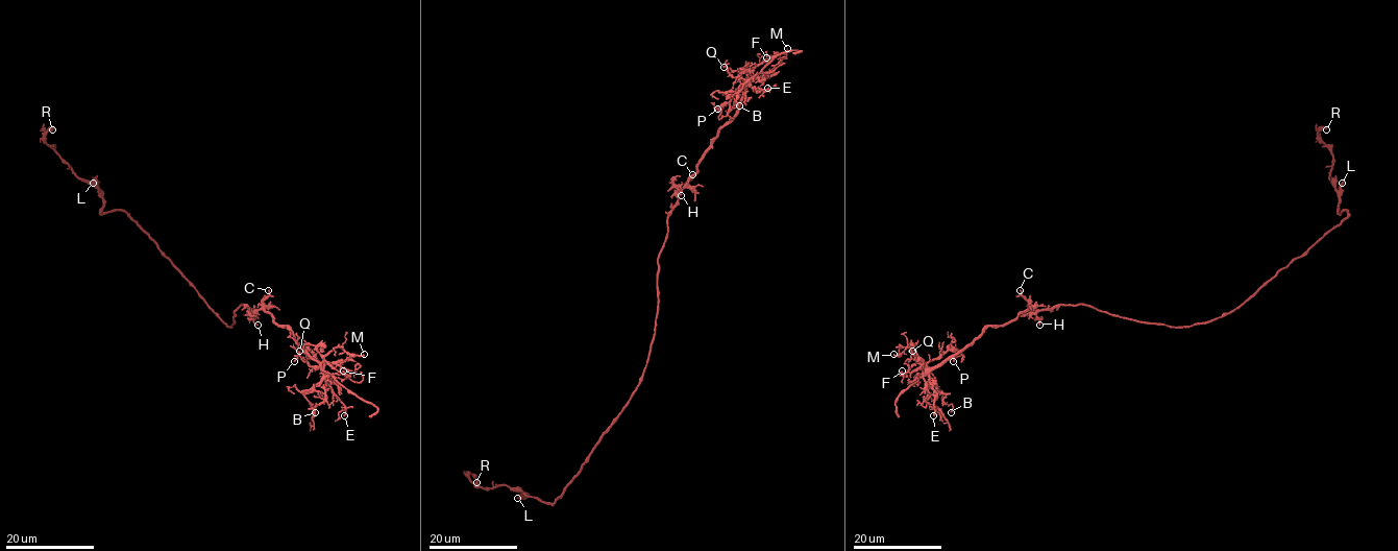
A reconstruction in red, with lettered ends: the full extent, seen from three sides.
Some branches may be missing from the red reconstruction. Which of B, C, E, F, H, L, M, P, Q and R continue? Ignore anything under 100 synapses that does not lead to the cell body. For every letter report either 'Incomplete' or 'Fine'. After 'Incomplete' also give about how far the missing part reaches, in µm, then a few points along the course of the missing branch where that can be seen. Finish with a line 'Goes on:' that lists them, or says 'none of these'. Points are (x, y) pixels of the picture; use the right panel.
B: Fine
C: Fine
E: Fine
F: Fine
H: Fine
L: Fine
M: Fine
P: Fine
Q: Fine
R: Fine
Goes on: none of these

